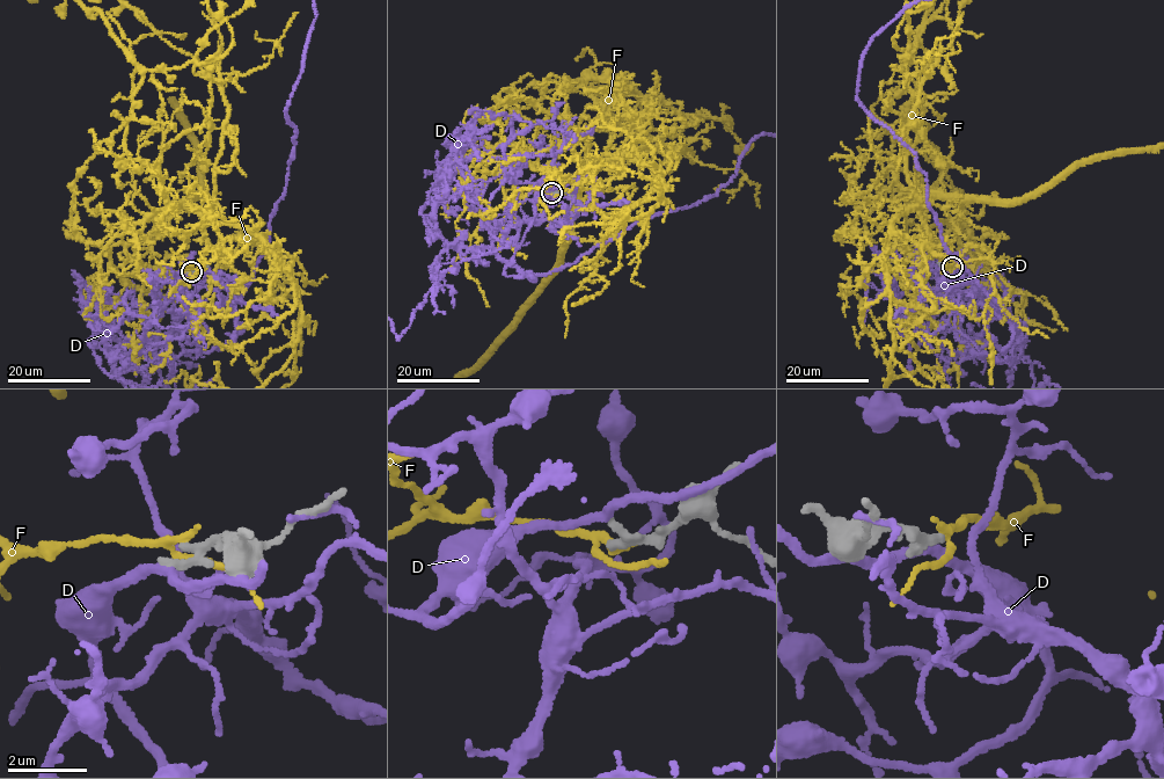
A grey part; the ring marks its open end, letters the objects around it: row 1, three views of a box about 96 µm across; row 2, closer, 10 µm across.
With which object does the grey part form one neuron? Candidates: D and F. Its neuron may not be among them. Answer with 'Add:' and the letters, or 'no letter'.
Add: no letter

